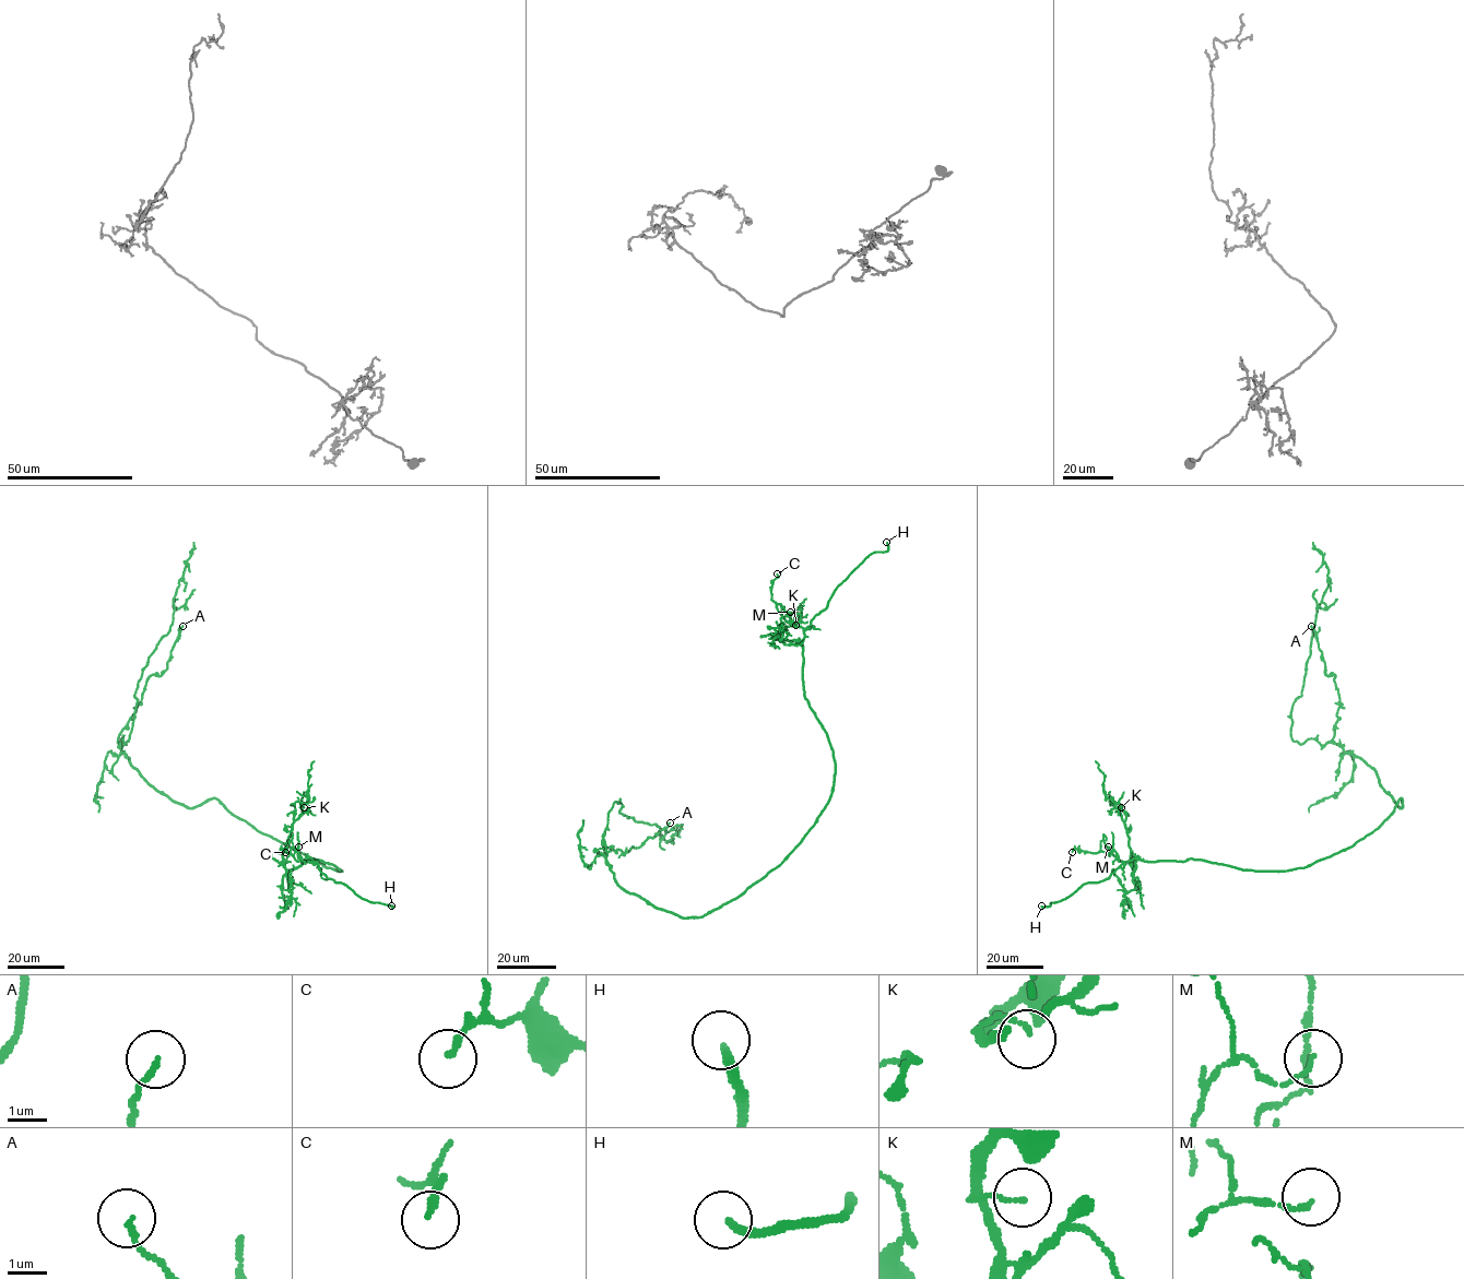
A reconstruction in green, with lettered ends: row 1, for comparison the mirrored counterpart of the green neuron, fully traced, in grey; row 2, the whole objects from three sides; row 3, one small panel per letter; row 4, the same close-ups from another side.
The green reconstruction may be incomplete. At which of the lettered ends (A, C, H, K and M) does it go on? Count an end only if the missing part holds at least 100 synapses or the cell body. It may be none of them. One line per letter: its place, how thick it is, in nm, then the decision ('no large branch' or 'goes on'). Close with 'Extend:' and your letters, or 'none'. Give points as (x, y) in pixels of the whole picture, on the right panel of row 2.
A: place (1311, 626); calibre 130 nm; no large branch
C: place (1072, 852); calibre 160 nm; no large branch
H: place (1041, 906); calibre 200 nm; goes on
K: place (1121, 807); calibre 110 nm; no large branch
M: place (1108, 847); calibre 90 nm; no large branch
Extend: H

